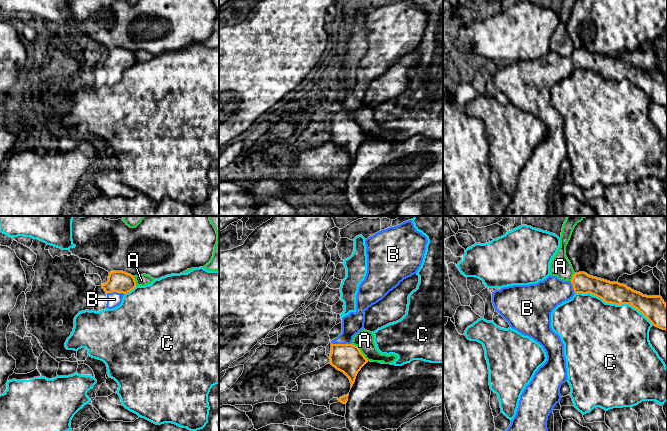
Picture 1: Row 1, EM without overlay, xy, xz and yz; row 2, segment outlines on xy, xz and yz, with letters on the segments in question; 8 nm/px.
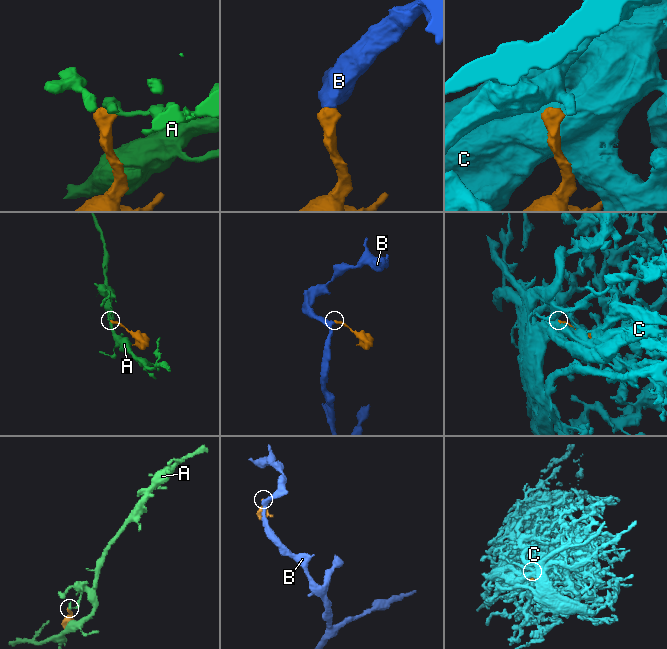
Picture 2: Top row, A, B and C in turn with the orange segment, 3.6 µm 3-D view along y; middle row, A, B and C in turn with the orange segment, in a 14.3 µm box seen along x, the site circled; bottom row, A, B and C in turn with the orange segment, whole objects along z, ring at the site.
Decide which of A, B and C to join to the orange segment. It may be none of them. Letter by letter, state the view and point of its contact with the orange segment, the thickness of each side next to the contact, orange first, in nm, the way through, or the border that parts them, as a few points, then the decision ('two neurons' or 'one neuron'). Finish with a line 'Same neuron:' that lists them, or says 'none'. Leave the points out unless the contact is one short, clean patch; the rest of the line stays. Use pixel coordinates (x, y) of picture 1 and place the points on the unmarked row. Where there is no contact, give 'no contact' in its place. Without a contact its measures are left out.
A: meets orange in xz at (360, 127); 240 nm thick on the orange side, 160 nm on the other; border along xz (351, 119), (368, 136); two neurons
B: meets orange in xz at (341, 120); 240 nm thick on the orange side, 170 nm on the other; runs through xz (347, 134), (343, 130), (341, 120), (352, 100); one neuron
C: meets orange in yz at (614, 79); 180 nm thick on the orange side, 480 nm on the other; two neurons
Same neuron: B

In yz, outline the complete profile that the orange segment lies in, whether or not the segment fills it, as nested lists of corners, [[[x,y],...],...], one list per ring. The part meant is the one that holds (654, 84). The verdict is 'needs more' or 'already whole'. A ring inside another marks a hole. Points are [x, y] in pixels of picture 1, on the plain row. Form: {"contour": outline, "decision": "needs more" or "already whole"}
{"contour": [[[585,48],[574,49],[571,57],[563,57],[556,52],[549,51],[543,57],[529,61],[513,61],[503,63],[500,66],[492,68],[492,79],[497,87],[510,101],[510,103],[524,112],[532,114],[539,119],[546,128],[546,138],[538,144],[532,156],[526,161],[522,168],[516,187],[515,193],[512,195],[507,206],[502,208],[500,216],[548,216],[547,196],[548,192],[553,188],[557,179],[561,176],[560,163],[567,158],[566,135],[564,132],[564,120],[558,110],[551,104],[551,89],[560,80],[572,75],[575,69],[587,70],[601,74],[605,79],[616,81],[629,80],[640,89],[642,89],[653,102],[667,107],[667,81],[661,72],[647,72],[640,68],[628,64],[624,60],[618,58],[610,58],[601,54],[593,53]]], "decision": "needs more"}

